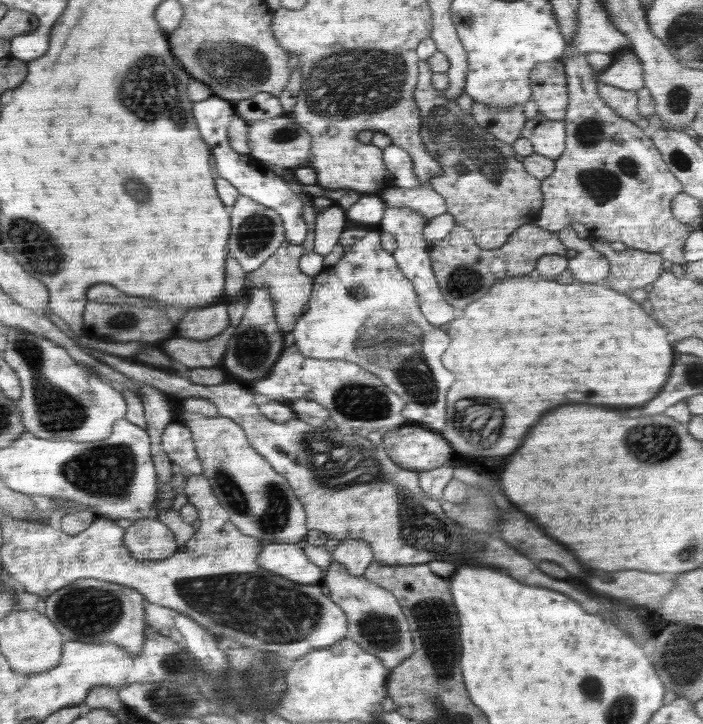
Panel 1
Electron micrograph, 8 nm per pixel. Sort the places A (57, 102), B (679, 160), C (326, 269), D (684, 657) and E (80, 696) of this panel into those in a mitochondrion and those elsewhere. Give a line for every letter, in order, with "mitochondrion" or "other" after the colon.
A: other
B: other
C: other
D: mitochondrion
E: other

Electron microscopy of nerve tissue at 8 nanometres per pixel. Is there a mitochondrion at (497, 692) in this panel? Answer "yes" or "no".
no

